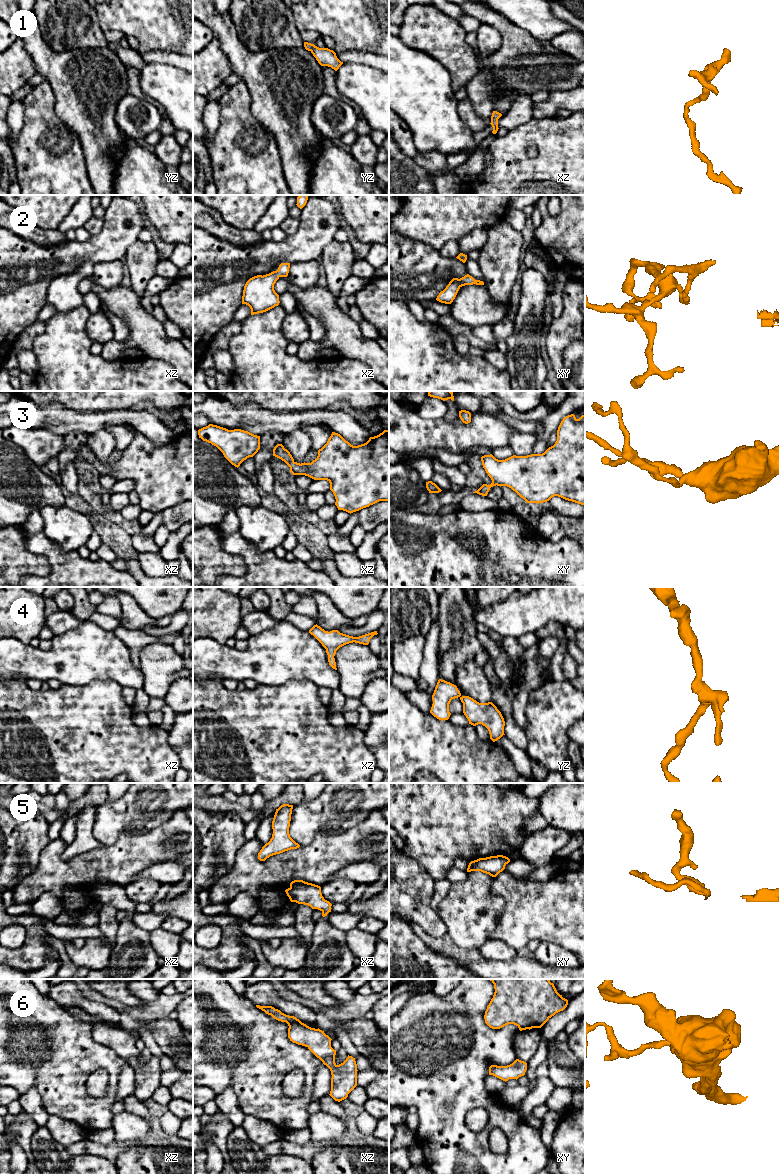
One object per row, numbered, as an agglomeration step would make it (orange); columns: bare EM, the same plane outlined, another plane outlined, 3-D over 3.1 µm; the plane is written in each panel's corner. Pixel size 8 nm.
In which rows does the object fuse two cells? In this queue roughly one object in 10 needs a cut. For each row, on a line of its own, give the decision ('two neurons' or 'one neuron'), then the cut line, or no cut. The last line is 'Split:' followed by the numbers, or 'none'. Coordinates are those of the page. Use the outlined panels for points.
1: one neuron; no cut
2: one neuron; no cut
3: one neuron; no cut
4: one neuron; no cut
5: one neuron; no cut
6: one neuron; no cut
Split: none

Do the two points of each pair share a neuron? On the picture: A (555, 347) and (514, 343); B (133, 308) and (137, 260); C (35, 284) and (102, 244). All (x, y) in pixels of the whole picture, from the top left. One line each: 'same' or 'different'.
A: different
B: different
C: same

